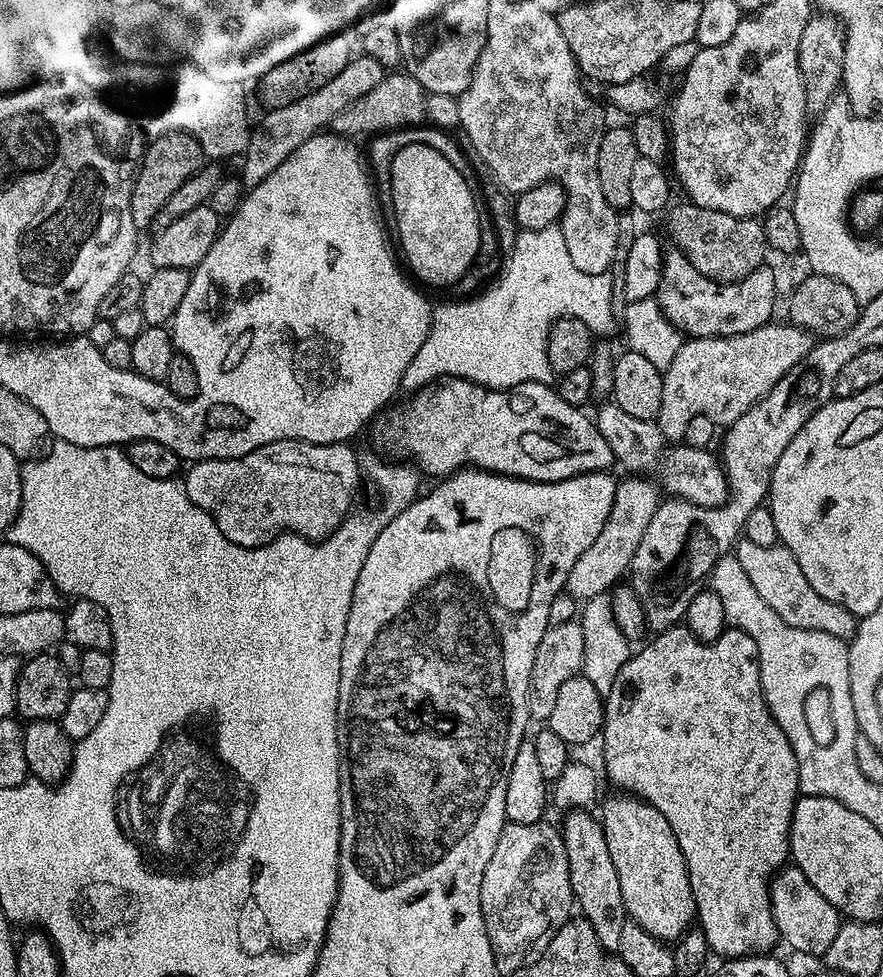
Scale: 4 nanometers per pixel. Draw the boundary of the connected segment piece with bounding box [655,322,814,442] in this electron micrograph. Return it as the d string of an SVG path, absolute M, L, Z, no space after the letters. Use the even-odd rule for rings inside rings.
M769 322L758 330L750 330L746 334L737 336L719 336L701 340L688 338L681 343L674 358L668 362L667 368L663 369L662 406L658 406L655 421L656 425L660 427L660 433L664 435L665 441L683 441L686 426L689 425L692 418L698 415L705 415L706 418L712 419L716 426L733 424L772 389L774 382L782 379L799 360L806 358L806 354L810 354L814 343L812 333L805 332L804 329L796 327L791 322L776 323Z

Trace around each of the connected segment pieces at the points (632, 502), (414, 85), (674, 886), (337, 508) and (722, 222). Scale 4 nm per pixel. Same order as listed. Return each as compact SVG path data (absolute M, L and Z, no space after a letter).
M628 478L621 479L616 486L614 506L610 506L610 518L606 518L606 526L602 526L602 534L594 538L590 550L574 562L574 570L570 570L566 590L577 602L587 602L604 593L611 593L617 587L620 575L627 573L632 567L634 550L638 550L638 542L642 542L642 534L646 534L646 526L650 526L650 518L662 503L662 492L651 479Z
M396 70L391 74L385 74L380 84L375 86L368 94L358 98L348 108L331 122L331 131L345 137L366 136L372 138L379 133L388 133L399 128L411 128L420 126L426 120L426 93L424 87L408 75L407 71Z
M616 794L599 805L599 819L604 825L606 847L614 870L618 870L618 886L622 886L622 902L627 919L633 920L646 934L665 942L675 942L693 927L696 903L690 890L686 858L674 838L674 830L654 806L631 794Z
M279 440L268 443L250 454L235 457L205 457L195 464L183 479L187 496L202 512L208 512L229 544L257 548L280 535L293 534L317 542L336 532L344 517L351 513L362 480L358 458L347 443L304 443L301 440Z
M691 202L683 203L676 207L673 205L667 211L668 232L677 251L681 252L696 270L711 280L729 284L732 281L741 281L754 270L763 267L768 247L764 225L759 219L706 210L705 207Z

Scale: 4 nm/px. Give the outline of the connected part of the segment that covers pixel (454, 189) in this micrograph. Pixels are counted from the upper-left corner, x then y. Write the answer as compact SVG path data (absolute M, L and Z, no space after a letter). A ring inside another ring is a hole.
M425 144L405 146L395 154L390 167L391 184L390 208L392 212L396 211L396 232L400 235L401 248L399 251L402 256L404 251L404 256L412 267L411 275L417 281L425 280L436 288L444 288L447 284L456 286L475 263L475 256L479 252L482 209L476 205L476 196L471 188L473 185L454 168L449 159Z

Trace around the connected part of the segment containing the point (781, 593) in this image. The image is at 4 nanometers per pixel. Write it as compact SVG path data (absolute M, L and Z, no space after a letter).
M741 539L735 545L734 555L742 564L746 578L758 590L758 595L766 598L766 606L782 618L782 622L790 622L790 626L798 626L802 630L818 630L822 634L851 638L858 627L858 617L850 610L838 606L828 599L822 598L810 582L806 582L806 574L798 566L798 558L790 554L790 550L783 546L754 546L754 542Z

